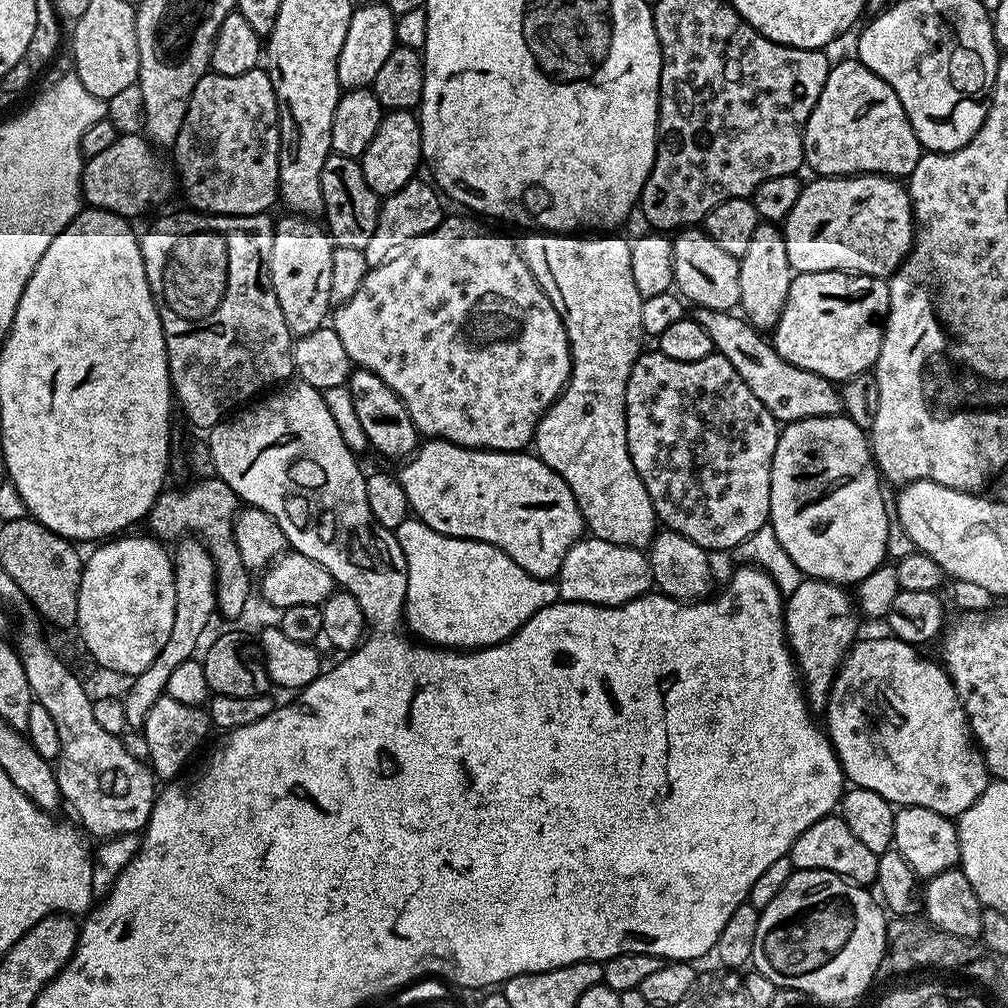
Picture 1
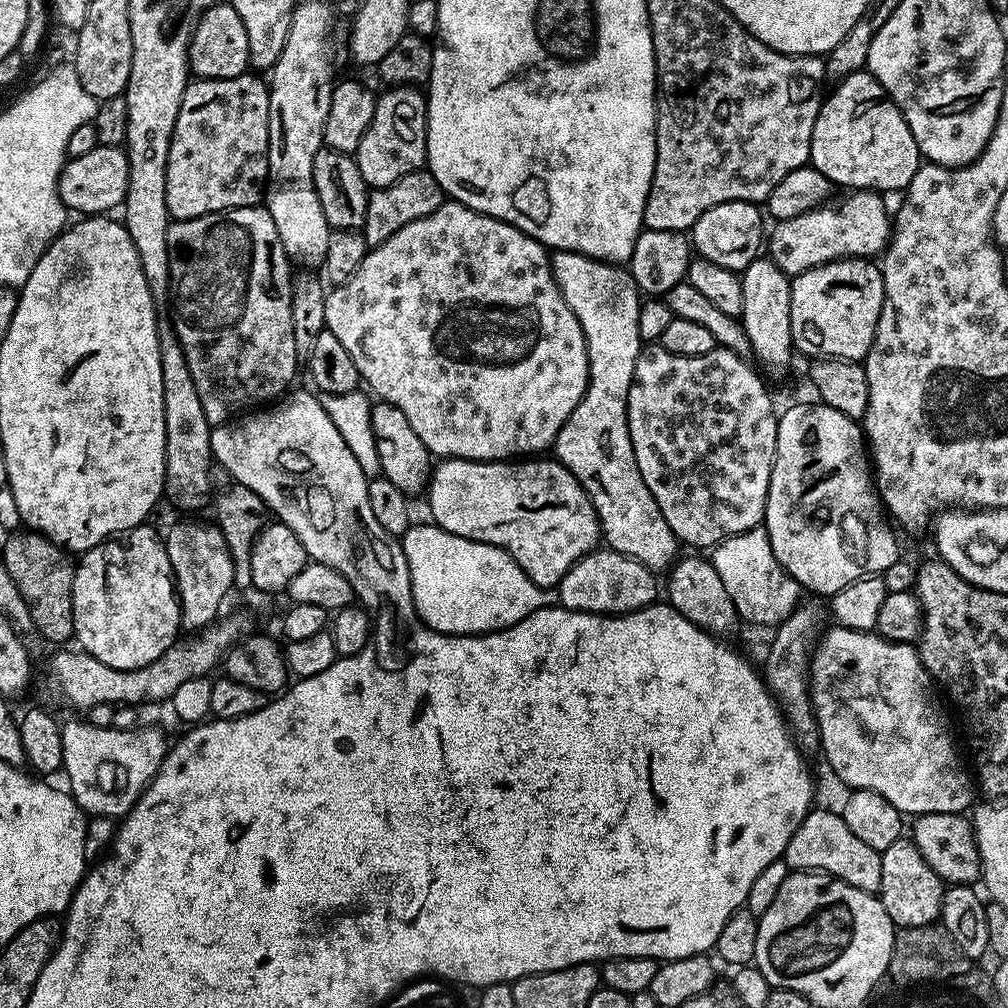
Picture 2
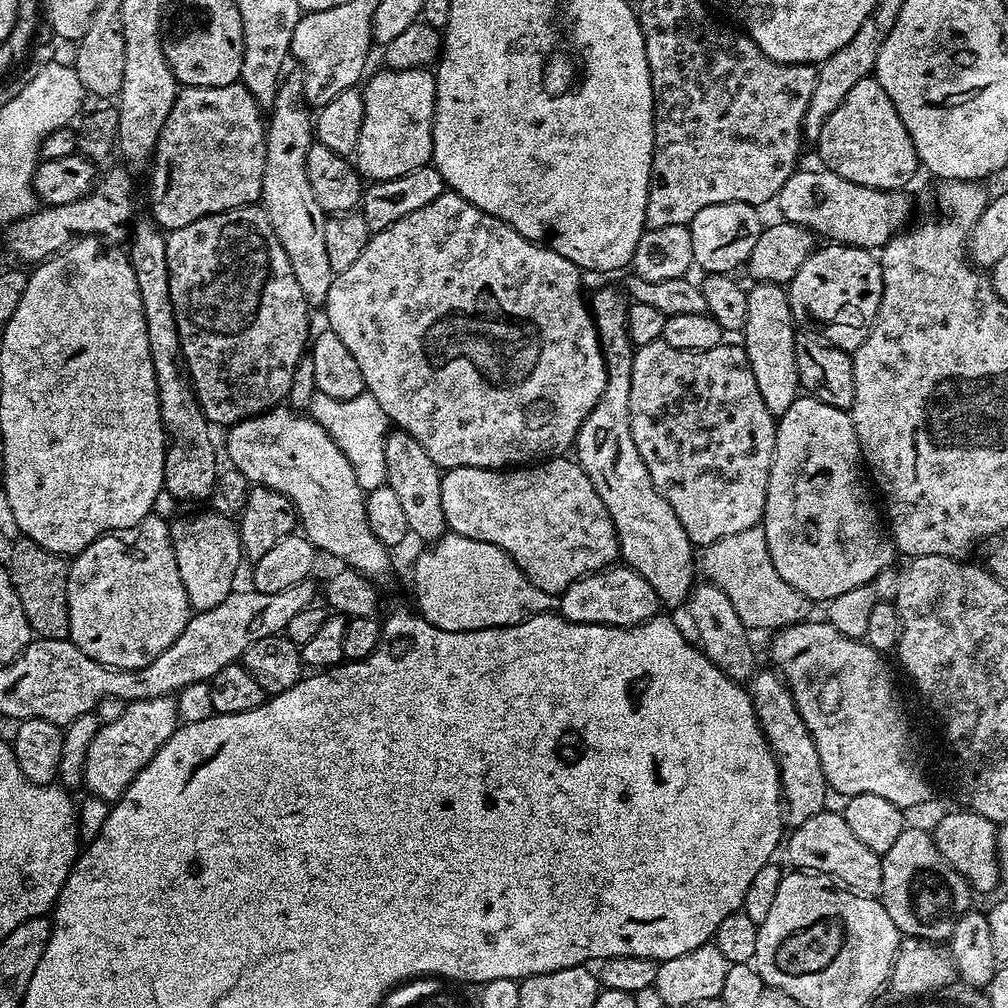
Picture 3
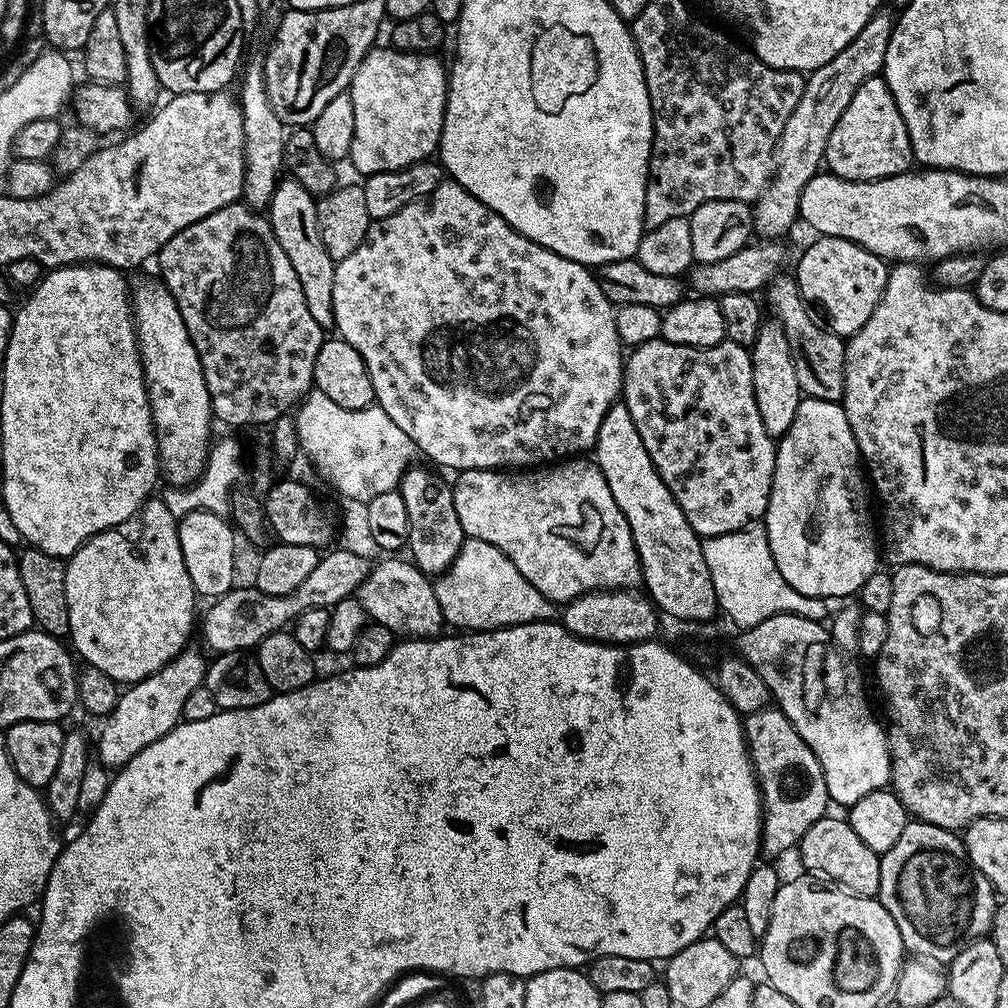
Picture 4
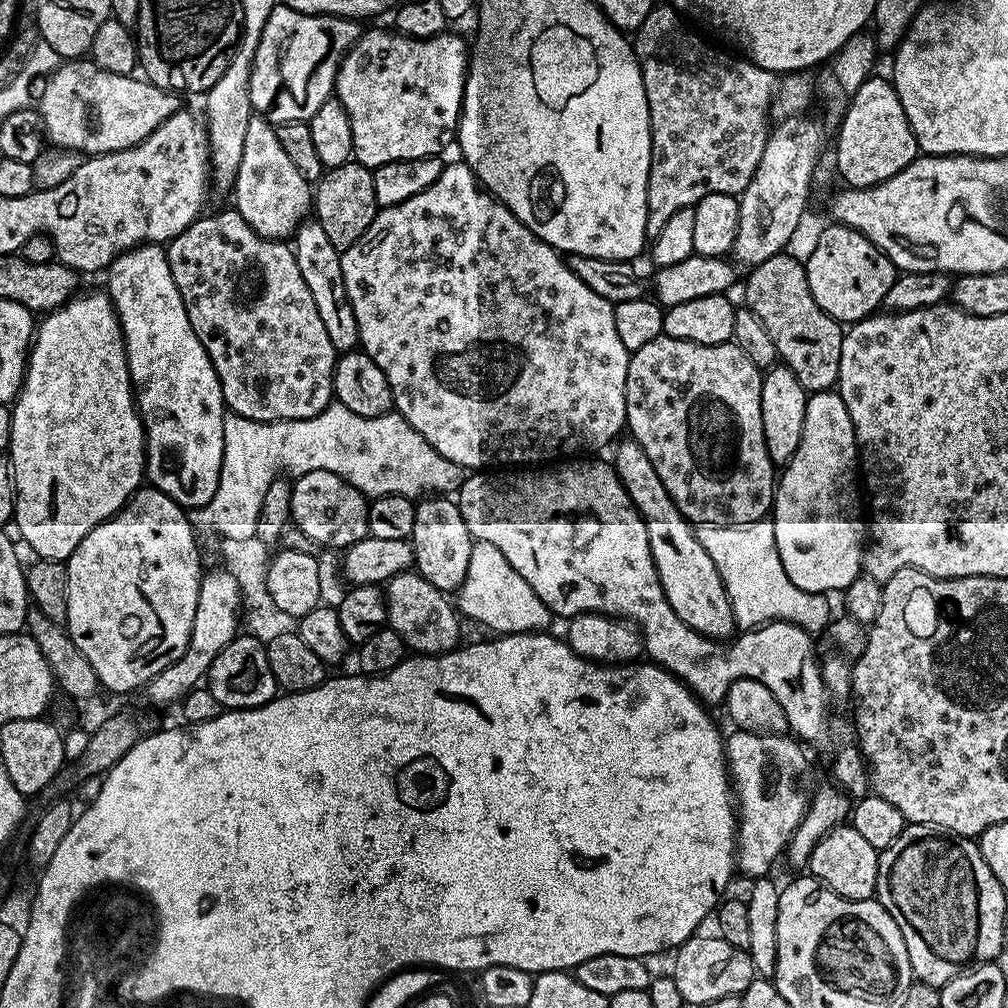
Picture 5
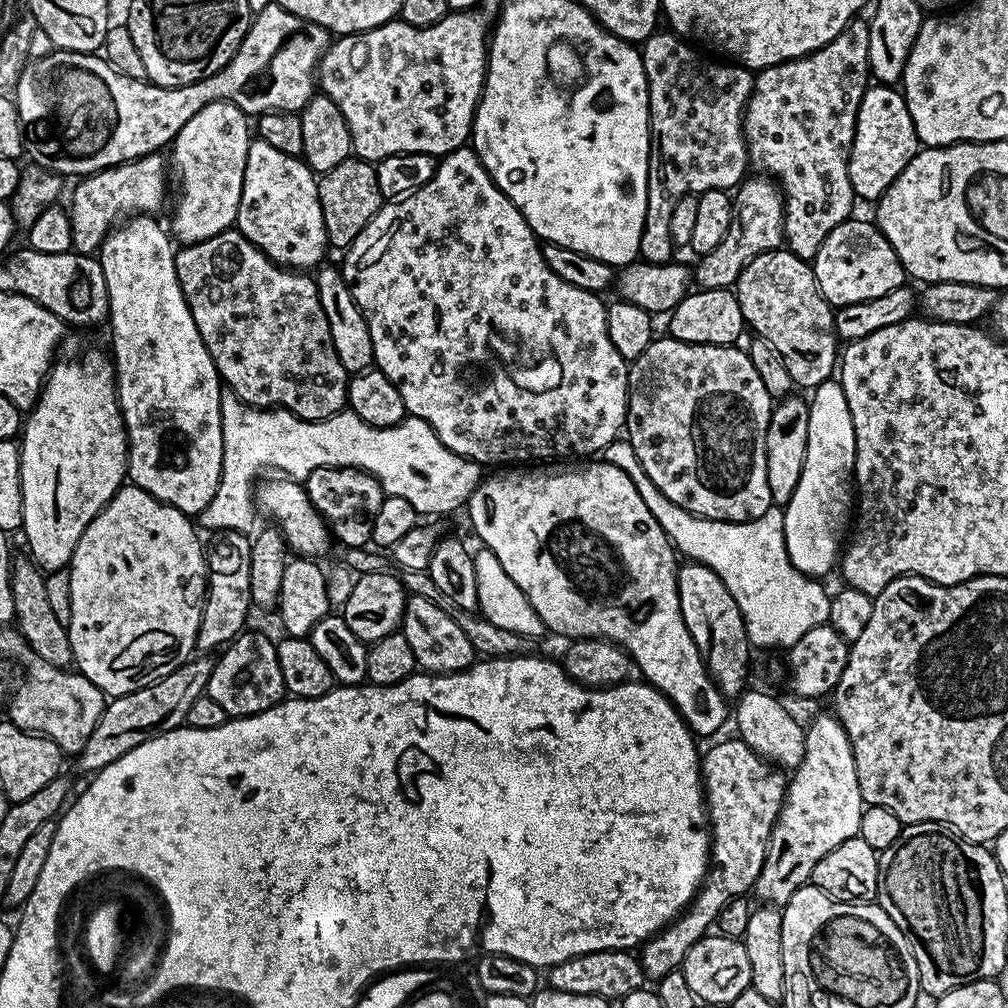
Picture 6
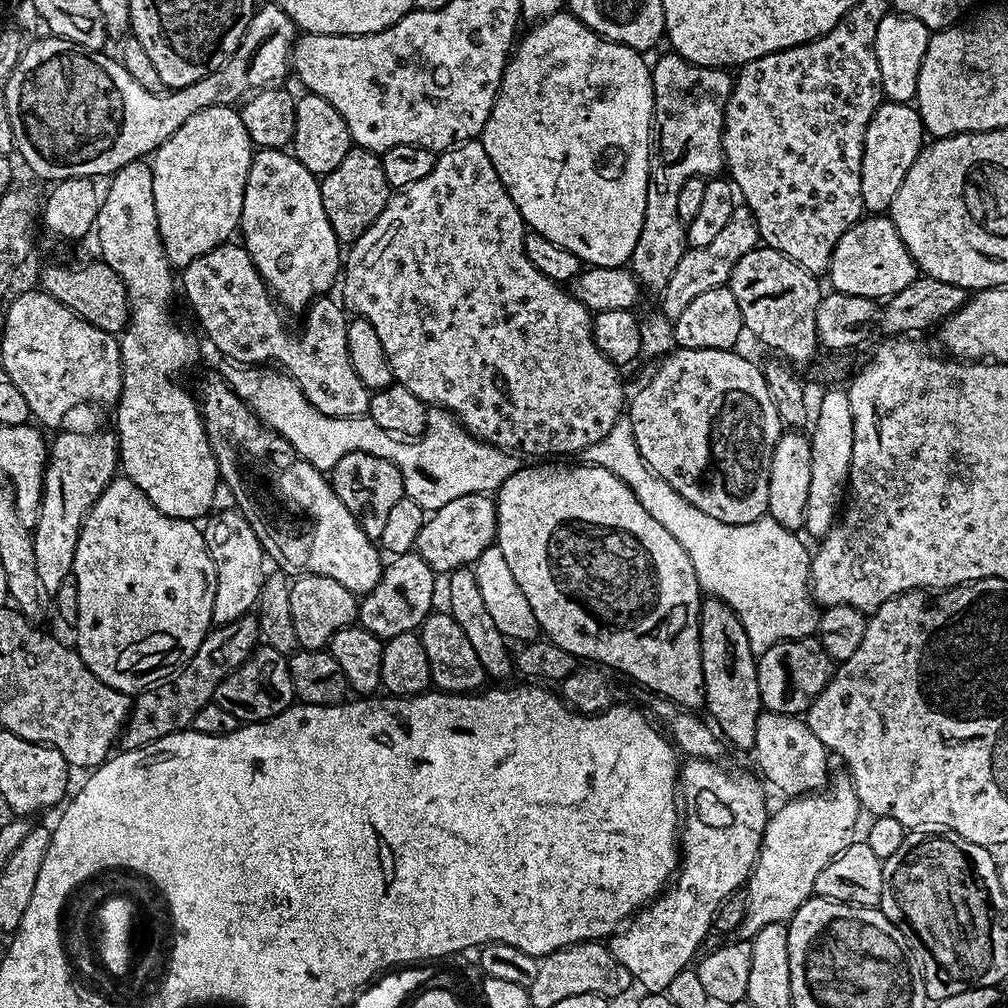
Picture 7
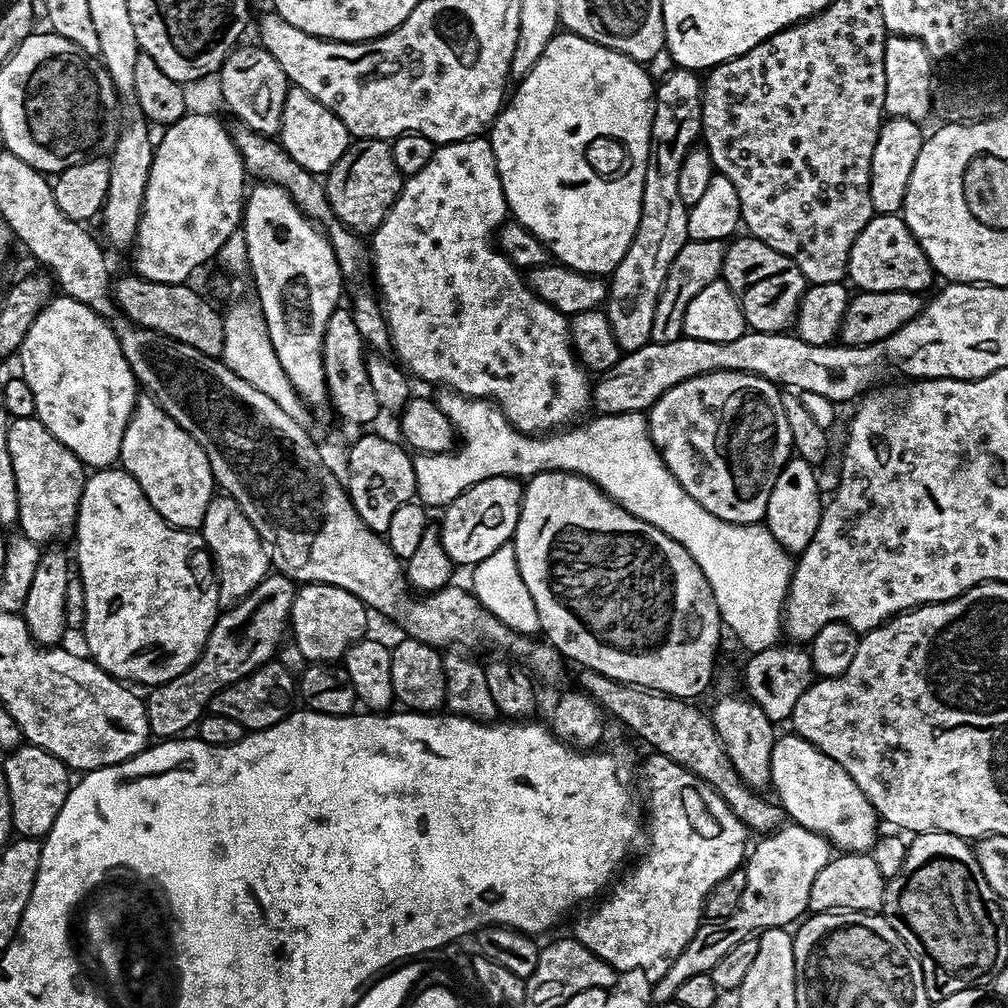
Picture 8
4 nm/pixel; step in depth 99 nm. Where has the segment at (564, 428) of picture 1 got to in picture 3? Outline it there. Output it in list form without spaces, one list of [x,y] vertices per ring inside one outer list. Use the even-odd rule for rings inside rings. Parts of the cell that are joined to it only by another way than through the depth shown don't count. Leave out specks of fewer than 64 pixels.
[[[600,288],[591,293],[590,307],[592,319],[596,322],[596,333],[600,335],[600,345],[604,351],[604,361],[608,367],[606,390],[602,398],[590,410],[576,435],[574,459],[581,464],[590,478],[594,490],[602,498],[606,510],[616,527],[616,537],[620,543],[619,559],[632,568],[658,594],[661,605],[683,605],[694,587],[692,575],[698,572],[698,564],[692,561],[694,545],[682,530],[678,514],[670,510],[670,502],[654,486],[642,458],[636,452],[634,438],[630,430],[630,370],[634,345],[628,336],[626,318],[629,299],[616,288]]]

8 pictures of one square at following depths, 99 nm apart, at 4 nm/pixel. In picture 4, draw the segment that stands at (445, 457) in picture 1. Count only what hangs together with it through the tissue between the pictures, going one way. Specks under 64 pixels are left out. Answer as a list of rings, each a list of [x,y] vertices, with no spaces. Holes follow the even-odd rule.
[[[568,458],[563,462],[553,463],[551,466],[537,467],[535,470],[470,468],[461,471],[457,476],[460,477],[452,484],[454,510],[458,510],[458,522],[462,522],[465,537],[490,542],[490,546],[502,550],[502,554],[506,554],[506,558],[510,558],[510,562],[514,562],[514,566],[518,566],[522,578],[526,578],[526,582],[530,582],[530,586],[534,586],[534,590],[538,590],[553,604],[563,606],[582,594],[597,590],[632,590],[641,583],[640,559],[638,550],[634,546],[634,534],[630,530],[630,522],[626,522],[626,514],[622,514],[618,502],[614,502],[614,494],[610,494],[610,486],[606,486],[606,478],[599,466],[596,465],[595,459]]]

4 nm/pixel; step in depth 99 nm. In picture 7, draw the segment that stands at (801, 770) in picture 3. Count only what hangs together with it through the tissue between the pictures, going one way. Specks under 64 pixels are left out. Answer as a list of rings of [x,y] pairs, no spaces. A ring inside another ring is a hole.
[[[695,758],[685,759],[679,765],[678,800],[682,805],[682,827],[678,832],[678,871],[659,896],[645,904],[611,937],[611,959],[627,970],[629,977],[644,987],[645,993],[667,993],[672,979],[697,959],[700,943],[707,938],[708,931],[713,931],[718,906],[722,906],[730,894],[741,891],[747,885],[756,864],[770,815],[770,807],[764,801],[765,785],[755,775],[727,772],[722,765],[715,760]]]

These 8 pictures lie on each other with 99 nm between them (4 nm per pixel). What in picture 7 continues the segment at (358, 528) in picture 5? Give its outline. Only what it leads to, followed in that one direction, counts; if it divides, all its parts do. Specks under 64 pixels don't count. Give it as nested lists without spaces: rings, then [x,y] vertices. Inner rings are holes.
[[[355,452],[346,454],[346,458],[338,458],[338,462],[330,470],[330,483],[334,494],[342,498],[342,506],[346,506],[346,510],[354,514],[360,529],[374,542],[379,541],[394,502],[405,496],[402,474],[396,463],[365,452]]]

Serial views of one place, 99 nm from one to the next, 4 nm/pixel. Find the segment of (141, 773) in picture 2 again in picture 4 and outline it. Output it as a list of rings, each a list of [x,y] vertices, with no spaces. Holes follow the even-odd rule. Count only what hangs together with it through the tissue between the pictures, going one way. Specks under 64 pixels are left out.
[[[185,650],[177,654],[169,664],[162,666],[154,674],[150,674],[137,684],[127,685],[119,693],[116,704],[108,713],[100,728],[100,741],[95,742],[94,752],[100,755],[100,760],[111,770],[123,768],[134,754],[146,750],[150,742],[158,742],[176,727],[182,720],[182,706],[192,691],[198,690],[208,672],[209,661],[204,660],[205,653]]]

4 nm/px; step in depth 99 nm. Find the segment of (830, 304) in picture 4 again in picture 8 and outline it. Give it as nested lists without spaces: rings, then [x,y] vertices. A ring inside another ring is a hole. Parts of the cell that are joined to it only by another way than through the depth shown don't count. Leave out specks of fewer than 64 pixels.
[[[876,214],[870,222],[854,238],[854,246],[850,246],[847,279],[861,292],[889,292],[890,290],[906,290],[907,292],[927,293],[927,288],[934,281],[932,263],[926,258],[922,246],[910,234],[903,215]]]

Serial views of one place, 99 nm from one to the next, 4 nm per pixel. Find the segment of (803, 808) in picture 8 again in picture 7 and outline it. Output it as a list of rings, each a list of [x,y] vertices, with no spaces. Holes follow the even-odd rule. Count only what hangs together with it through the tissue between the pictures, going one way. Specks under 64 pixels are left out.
[[[761,711],[756,723],[754,742],[756,764],[761,772],[759,775],[769,785],[777,784],[785,792],[785,797],[795,798],[819,792],[829,783],[830,753],[822,742],[818,742],[818,734],[814,734],[814,730],[810,730],[808,723],[800,716],[783,716],[777,712]]]

